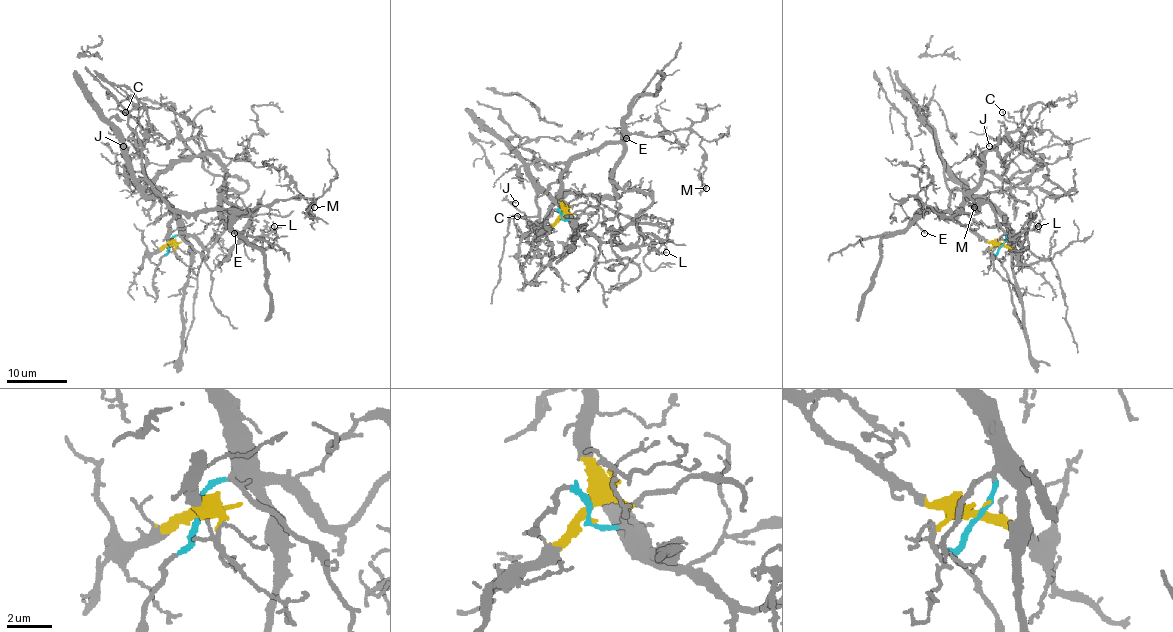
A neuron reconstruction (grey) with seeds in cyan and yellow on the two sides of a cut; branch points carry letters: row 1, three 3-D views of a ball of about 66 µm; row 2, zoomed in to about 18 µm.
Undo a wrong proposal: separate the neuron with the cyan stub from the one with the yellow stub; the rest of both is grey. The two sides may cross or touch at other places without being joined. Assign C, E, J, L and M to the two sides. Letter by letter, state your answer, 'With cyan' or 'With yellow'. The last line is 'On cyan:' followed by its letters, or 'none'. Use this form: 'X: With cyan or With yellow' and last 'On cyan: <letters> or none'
C: With cyan
E: With yellow
J: With cyan
L: With yellow
M: With yellow
On cyan: C, J

